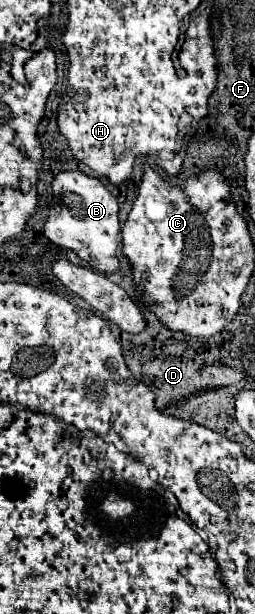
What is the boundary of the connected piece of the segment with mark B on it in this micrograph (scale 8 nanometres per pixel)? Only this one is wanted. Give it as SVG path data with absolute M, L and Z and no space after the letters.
M63 171L51 183L51 207L43 225L45 237L63 249L71 249L81 261L101 273L115 273L119 269L121 227L117 219L117 199L107 187L81 171Z

